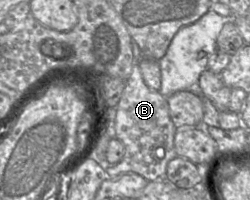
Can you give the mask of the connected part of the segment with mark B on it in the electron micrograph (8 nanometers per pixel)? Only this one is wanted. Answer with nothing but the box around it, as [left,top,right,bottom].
[106,64,177,181]

